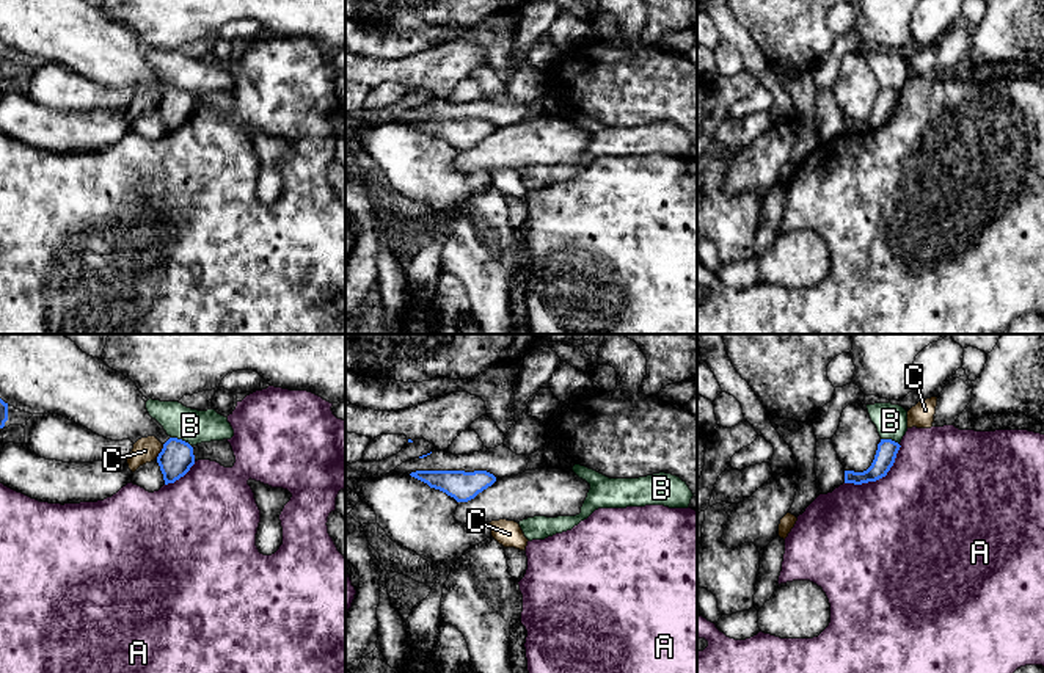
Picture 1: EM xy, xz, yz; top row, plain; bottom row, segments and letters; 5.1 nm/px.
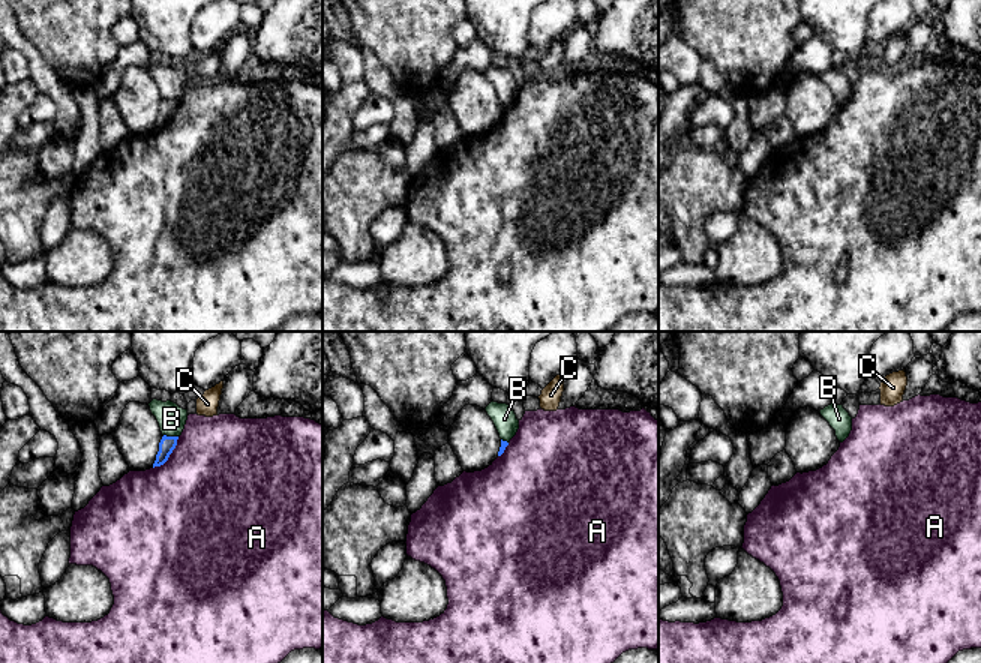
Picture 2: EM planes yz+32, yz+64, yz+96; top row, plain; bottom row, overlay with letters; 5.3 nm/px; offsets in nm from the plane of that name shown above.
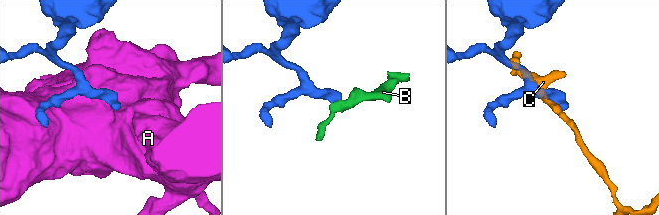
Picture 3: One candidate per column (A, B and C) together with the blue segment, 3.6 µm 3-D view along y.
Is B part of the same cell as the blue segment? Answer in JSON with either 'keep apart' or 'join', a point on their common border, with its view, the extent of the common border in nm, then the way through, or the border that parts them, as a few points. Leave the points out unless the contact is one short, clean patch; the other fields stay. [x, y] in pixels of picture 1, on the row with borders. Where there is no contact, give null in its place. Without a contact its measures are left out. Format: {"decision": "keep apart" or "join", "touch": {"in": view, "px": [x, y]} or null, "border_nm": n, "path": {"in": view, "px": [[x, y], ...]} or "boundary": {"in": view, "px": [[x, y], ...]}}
{"decision": "keep apart", "touch": {"in": "xy", "px": [181, 440]}, "border_nm": 120, "boundary": {"in": "xy", "px": [[171, 436], [181, 438], [190, 446]]}}

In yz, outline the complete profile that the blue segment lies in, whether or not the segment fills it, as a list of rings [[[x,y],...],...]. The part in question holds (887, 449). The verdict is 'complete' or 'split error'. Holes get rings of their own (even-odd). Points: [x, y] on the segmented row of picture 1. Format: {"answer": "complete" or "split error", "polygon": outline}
{"answer": "complete", "polygon": [[[881,439],[871,466],[863,472],[845,471],[845,483],[862,485],[885,477],[895,463],[900,447],[892,439]]]}

